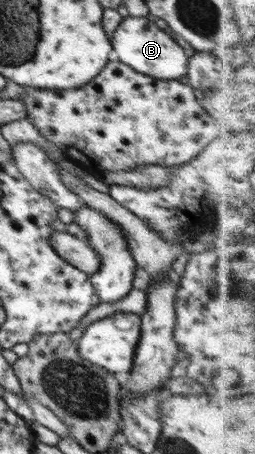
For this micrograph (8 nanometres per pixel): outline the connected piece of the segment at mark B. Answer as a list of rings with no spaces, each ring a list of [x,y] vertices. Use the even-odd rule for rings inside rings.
[[[132,16],[123,18],[120,27],[114,31],[112,47],[118,53],[120,61],[138,73],[159,80],[183,80],[186,75],[189,58],[184,53],[184,49],[169,34],[158,28],[153,18]]]

